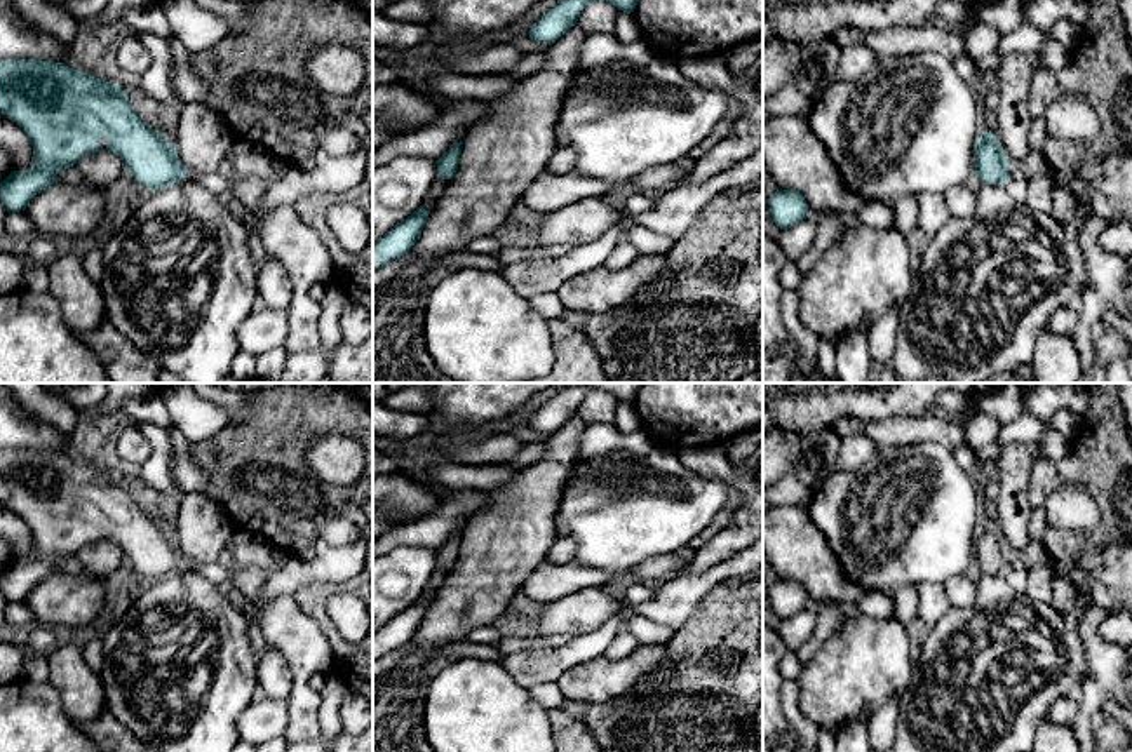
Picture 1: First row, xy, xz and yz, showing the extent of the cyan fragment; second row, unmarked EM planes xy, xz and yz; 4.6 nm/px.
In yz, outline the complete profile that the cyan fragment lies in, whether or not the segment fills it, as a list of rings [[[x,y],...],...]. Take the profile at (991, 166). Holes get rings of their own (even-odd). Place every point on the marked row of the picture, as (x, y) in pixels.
[[[991,132],[975,143],[975,174],[982,181],[975,188],[977,207],[970,216],[951,218],[928,240],[921,254],[921,270],[914,275],[911,292],[900,308],[900,326],[892,367],[902,383],[916,383],[930,376],[944,376],[953,383],[984,383],[998,373],[1015,373],[1031,366],[1038,334],[1055,310],[1083,292],[1087,277],[1083,254],[1076,240],[1069,240],[1052,214],[1019,205],[1005,190],[1010,162]]]

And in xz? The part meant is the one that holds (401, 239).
[[[421,205],[373,244],[373,272],[408,254],[421,235],[430,211]]]

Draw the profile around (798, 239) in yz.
[[[803,219],[789,230],[782,230],[775,240],[787,259],[798,261],[813,244],[817,223]]]

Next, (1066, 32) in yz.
[[[1062,19],[1055,24],[1054,37],[1064,47],[1073,50],[1080,42],[1081,31],[1071,19]]]

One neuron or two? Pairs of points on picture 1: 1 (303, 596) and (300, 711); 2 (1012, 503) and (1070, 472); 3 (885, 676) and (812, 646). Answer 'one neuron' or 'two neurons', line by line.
1: two neurons
2: two neurons
3: two neurons

